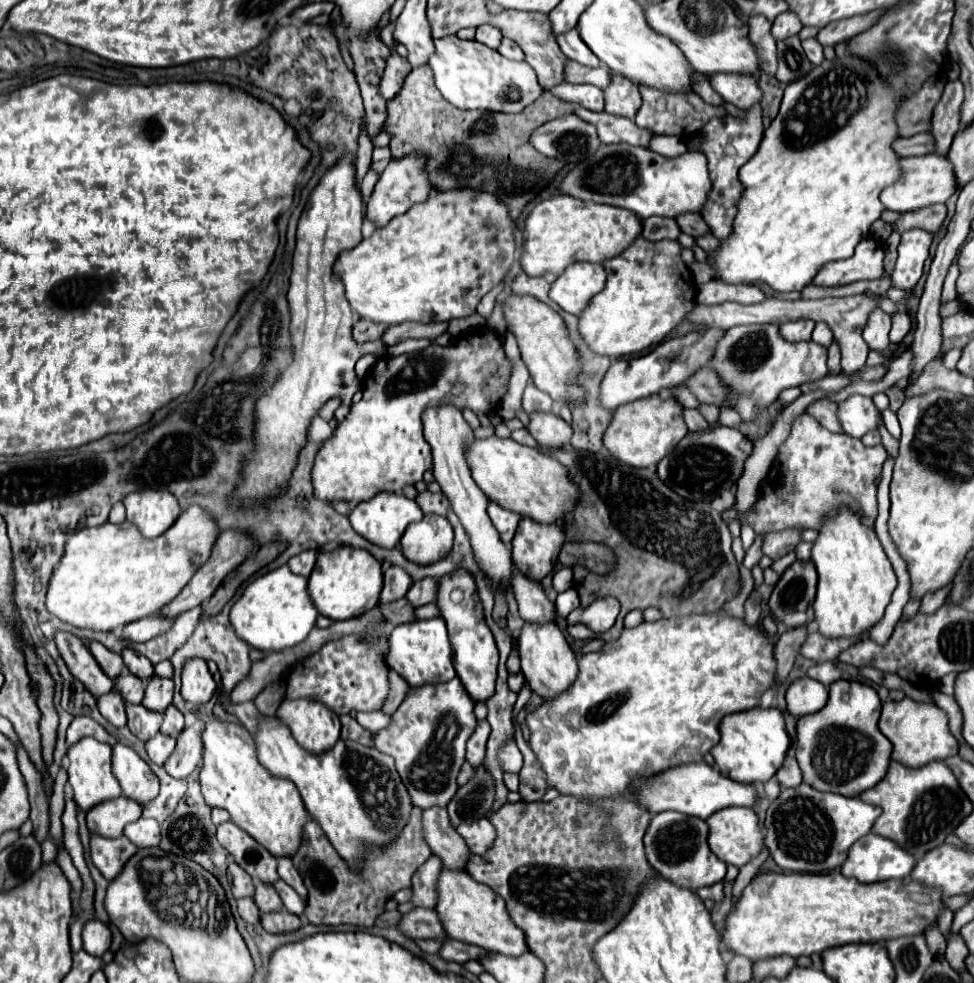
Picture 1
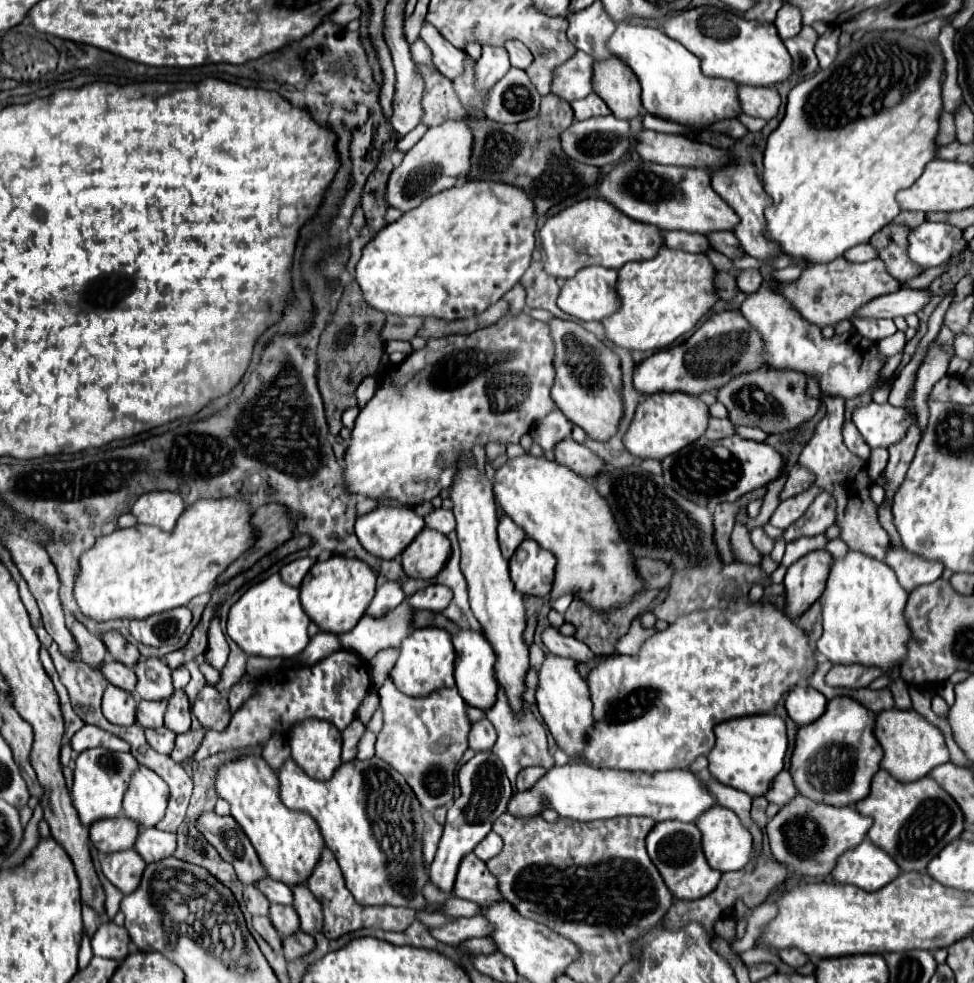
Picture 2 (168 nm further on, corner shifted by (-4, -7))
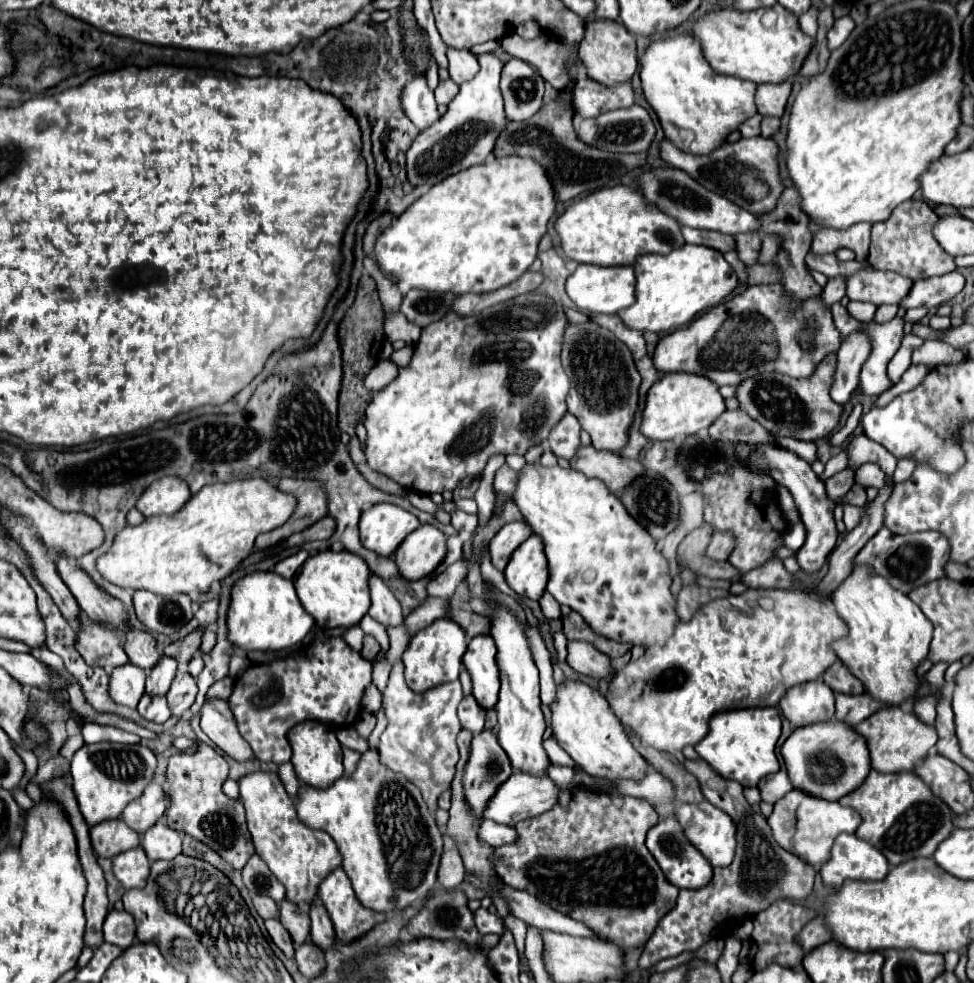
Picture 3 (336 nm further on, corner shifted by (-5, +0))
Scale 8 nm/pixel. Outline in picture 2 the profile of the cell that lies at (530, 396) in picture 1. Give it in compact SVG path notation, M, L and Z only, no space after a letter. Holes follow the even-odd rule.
M555 409L533 427L531 437L545 451L551 451L551 449L555 449L555 445L559 441L567 439L571 435L571 431L573 431L573 423L559 409Z

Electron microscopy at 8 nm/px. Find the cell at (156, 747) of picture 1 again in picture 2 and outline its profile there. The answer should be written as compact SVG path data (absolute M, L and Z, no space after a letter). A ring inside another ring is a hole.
M157 727L157 729L145 729L145 737L149 741L149 745L153 749L157 749L159 753L169 755L173 749L173 741L175 741L175 733L169 731L167 727Z

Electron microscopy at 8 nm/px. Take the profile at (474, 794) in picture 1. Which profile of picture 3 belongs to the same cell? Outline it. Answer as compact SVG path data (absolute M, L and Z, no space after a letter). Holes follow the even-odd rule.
M490 730L480 732L472 740L470 758L464 768L464 792L466 802L474 810L474 816L482 820L482 812L494 792L512 774L510 760Z

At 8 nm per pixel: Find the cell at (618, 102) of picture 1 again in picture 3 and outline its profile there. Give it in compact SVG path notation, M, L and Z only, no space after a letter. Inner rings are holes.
M596 20L586 26L584 40L578 46L578 56L584 62L588 76L606 86L630 82L638 68L634 34L630 34L622 24L610 22L610 20Z

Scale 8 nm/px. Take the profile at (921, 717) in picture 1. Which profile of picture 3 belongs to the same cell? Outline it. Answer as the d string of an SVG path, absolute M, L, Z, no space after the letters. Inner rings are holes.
M888 706L878 710L864 722L856 724L854 730L866 738L872 768L878 772L912 772L918 762L922 762L930 754L938 740L934 726L922 724L922 720L914 716L914 712L902 712L900 706Z

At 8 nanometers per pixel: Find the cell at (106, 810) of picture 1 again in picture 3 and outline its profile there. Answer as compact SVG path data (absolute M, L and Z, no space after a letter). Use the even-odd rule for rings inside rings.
M122 818L106 820L90 828L92 848L98 856L114 858L118 852L126 852L140 844L140 834L134 832Z

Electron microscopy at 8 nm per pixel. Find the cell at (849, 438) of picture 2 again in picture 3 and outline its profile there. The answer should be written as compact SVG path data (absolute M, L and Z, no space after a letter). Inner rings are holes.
M866 434L854 436L846 448L846 454L848 454L848 466L854 470L866 462L876 462L882 466L886 474L892 474L898 462L894 456L890 456L890 452L886 452L884 446L870 440Z

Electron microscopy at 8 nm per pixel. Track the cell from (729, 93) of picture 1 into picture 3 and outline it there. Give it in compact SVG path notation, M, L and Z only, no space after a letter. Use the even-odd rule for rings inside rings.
M780 82L780 84L760 84L756 88L756 108L762 116L782 116L784 106L788 102L792 84Z

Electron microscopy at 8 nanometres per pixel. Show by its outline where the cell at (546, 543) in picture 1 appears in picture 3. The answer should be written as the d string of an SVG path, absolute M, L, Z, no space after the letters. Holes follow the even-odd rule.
M532 534L512 554L506 570L506 584L522 598L540 600L548 582L548 564L542 538Z

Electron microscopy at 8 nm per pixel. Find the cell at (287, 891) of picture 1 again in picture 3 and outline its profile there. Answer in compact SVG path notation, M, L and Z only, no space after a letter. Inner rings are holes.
M254 854L248 860L248 864L244 866L242 878L244 878L246 888L252 894L266 894L266 896L270 896L276 902L282 902L286 898L286 890L282 888L280 880L272 876L270 868L260 860L258 854Z

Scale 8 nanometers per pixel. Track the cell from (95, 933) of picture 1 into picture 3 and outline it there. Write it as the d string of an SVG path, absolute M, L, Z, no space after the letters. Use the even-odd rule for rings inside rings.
M112 910L104 922L104 942L128 948L134 944L134 938L136 938L134 918L128 912Z

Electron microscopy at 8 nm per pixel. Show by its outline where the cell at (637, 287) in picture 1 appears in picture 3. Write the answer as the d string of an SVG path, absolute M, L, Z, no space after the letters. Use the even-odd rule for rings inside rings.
M684 244L666 256L662 254L638 256L634 272L636 272L636 302L630 308L620 310L618 316L630 330L640 332L658 334L690 324L698 312L720 304L738 286L738 276L724 260L722 252L690 244Z

